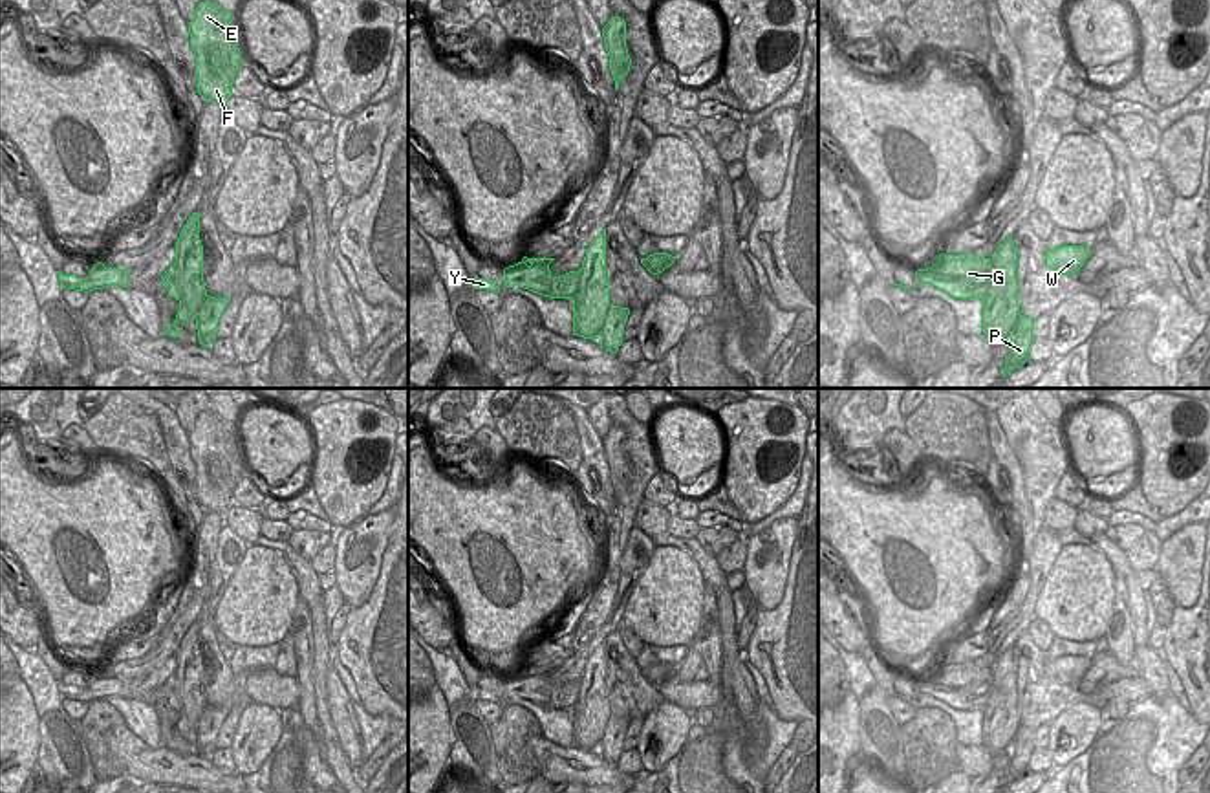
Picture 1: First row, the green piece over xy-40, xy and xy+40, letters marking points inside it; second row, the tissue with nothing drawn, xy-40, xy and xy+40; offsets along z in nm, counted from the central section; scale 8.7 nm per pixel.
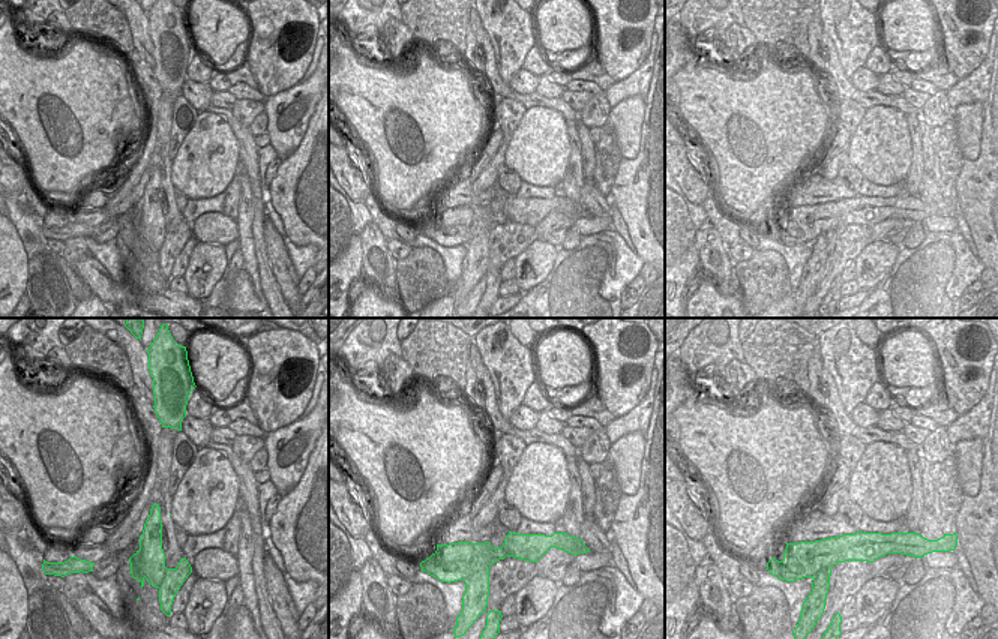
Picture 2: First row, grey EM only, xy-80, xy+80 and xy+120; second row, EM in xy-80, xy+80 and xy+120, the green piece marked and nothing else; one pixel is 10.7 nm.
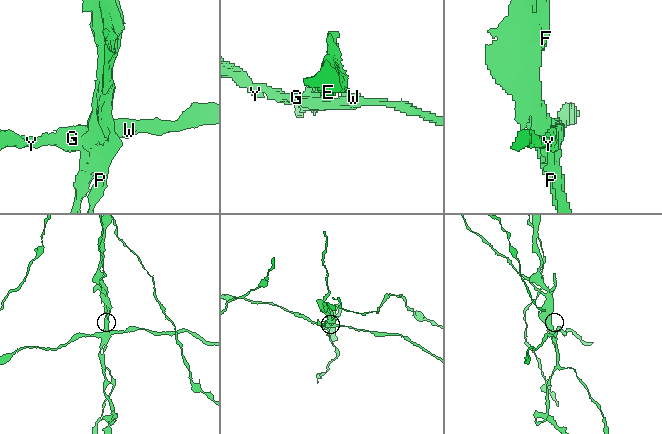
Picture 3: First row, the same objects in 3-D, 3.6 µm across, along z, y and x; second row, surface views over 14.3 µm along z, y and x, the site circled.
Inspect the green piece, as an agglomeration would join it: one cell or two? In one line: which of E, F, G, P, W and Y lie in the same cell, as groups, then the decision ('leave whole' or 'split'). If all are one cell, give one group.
E F P / G W Y | split

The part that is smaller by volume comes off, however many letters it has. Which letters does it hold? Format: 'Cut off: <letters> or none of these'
Cut off: G, W, Y

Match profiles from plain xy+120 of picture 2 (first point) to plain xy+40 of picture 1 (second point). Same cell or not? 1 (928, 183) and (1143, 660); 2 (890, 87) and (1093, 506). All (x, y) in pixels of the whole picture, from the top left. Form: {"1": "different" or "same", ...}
{"1": "same", "2": "different"}

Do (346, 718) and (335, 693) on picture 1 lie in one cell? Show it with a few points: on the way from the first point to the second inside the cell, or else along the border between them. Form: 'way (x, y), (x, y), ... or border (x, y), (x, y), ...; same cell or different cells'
way (341, 713), (337, 698); same cell

